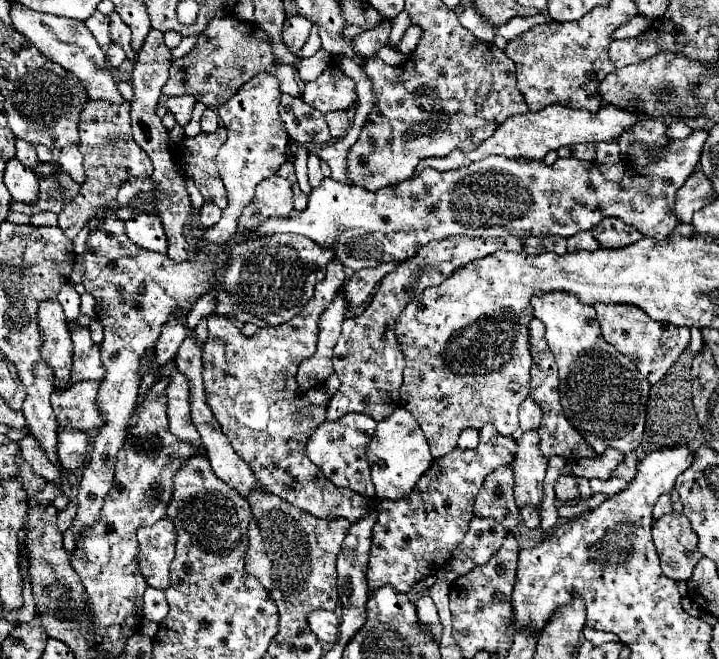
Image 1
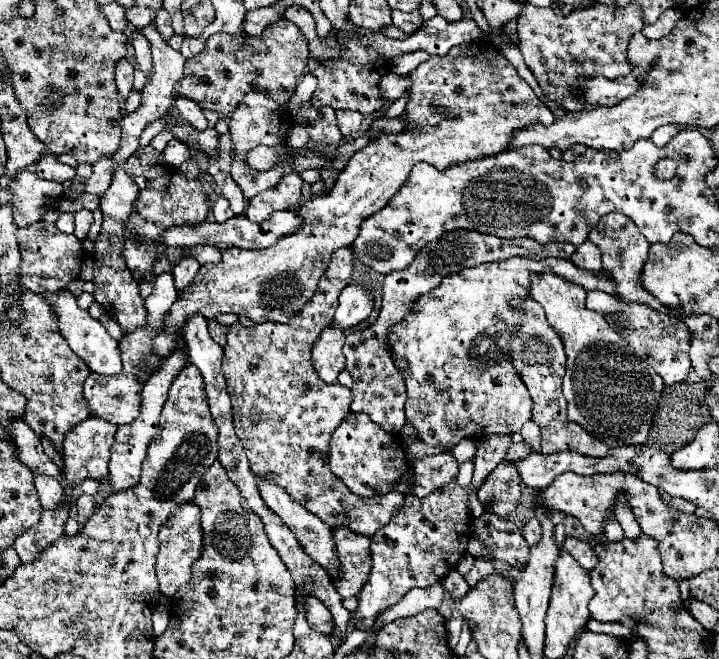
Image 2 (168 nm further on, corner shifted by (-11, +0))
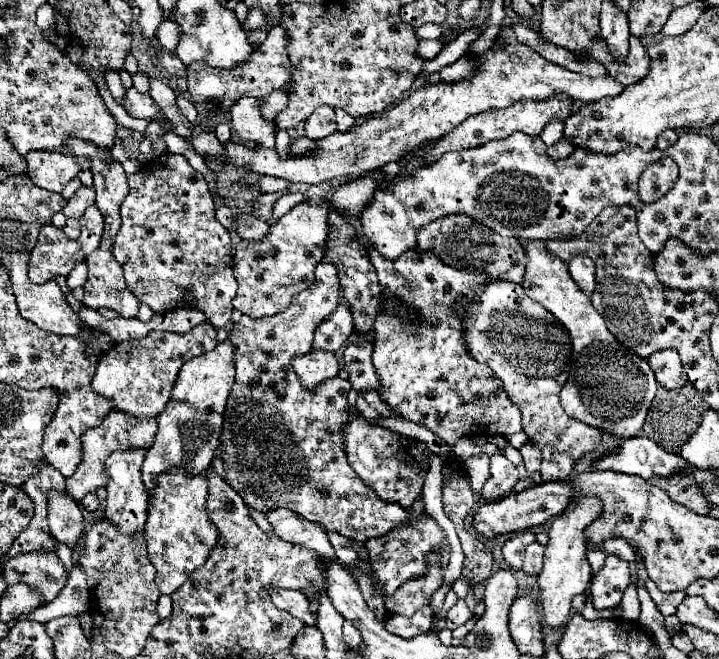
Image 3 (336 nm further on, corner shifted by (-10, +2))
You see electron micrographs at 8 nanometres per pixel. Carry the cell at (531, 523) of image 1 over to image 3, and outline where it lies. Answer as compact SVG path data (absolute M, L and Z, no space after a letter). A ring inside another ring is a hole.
M531 543L525 549L525 561L523 561L523 569L521 571L525 575L529 575L529 577L535 577L541 571L541 565L543 565L543 553L545 553L543 545Z

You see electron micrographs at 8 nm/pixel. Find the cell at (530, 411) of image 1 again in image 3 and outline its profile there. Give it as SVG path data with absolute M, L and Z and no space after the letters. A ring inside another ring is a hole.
M527 443L519 449L519 453L523 455L523 465L527 469L527 473L535 473L539 471L539 465L541 465L541 451L537 445L533 443Z

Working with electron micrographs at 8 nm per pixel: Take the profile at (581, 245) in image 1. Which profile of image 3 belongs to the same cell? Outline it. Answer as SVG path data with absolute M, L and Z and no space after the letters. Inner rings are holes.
M579 255L579 257L573 257L567 263L567 267L569 267L569 273L571 273L573 281L579 285L579 289L587 297L591 297L591 293L595 289L595 265L593 265L593 261L589 257Z

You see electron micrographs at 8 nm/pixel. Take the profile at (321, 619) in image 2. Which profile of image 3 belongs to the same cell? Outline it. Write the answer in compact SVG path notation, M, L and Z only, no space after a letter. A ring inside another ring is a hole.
M271 587L271 601L277 609L283 609L291 613L293 617L305 621L307 625L317 625L317 617L309 611L309 601L301 591L289 591L289 589L277 589Z

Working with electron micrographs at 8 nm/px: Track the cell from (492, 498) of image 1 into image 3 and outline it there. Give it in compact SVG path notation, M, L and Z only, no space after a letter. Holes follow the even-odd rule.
M495 453L491 457L491 477L487 479L481 495L485 501L497 501L507 497L519 481L517 467L503 455Z

